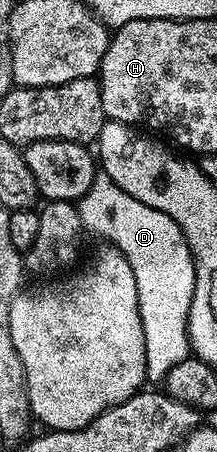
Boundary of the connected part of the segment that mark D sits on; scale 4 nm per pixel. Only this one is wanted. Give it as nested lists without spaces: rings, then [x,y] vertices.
[[[105,174],[94,177],[94,185],[88,194],[77,201],[76,207],[82,219],[83,229],[95,232],[107,240],[107,245],[113,246],[132,266],[132,274],[136,274],[136,294],[138,295],[138,310],[140,322],[144,332],[144,346],[146,347],[145,379],[147,381],[165,381],[169,374],[181,360],[191,355],[190,347],[190,307],[194,294],[194,259],[190,253],[188,242],[184,238],[182,228],[168,218],[160,210],[152,210],[152,206],[144,206],[144,202],[136,202],[132,194],[120,190],[112,178]]]

